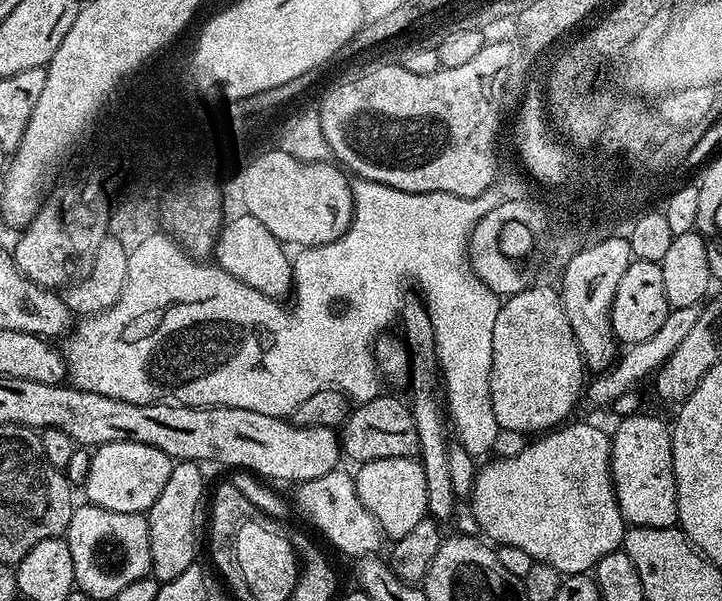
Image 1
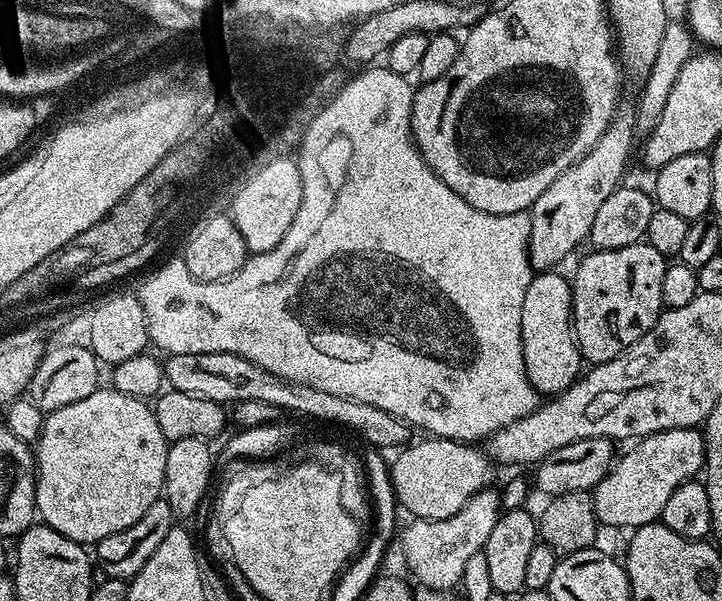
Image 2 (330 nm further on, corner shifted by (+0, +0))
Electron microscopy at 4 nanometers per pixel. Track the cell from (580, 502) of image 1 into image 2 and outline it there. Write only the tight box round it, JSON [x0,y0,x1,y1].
[591,427,704,530]

